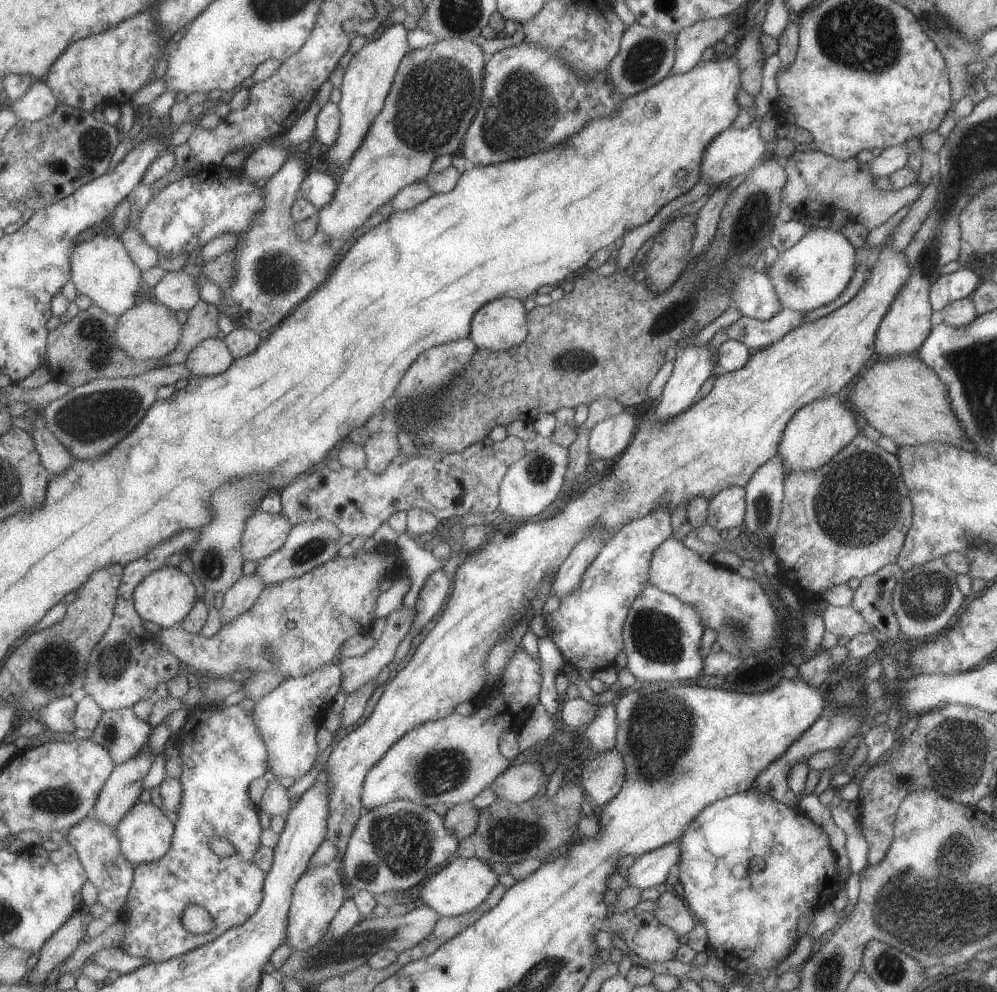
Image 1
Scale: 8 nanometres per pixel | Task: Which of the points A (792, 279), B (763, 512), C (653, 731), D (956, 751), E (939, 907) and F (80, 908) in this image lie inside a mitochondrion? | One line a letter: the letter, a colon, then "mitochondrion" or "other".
A: mitochondrion
B: mitochondrion
C: mitochondrion
D: mitochondrion
E: mitochondrion
F: other

